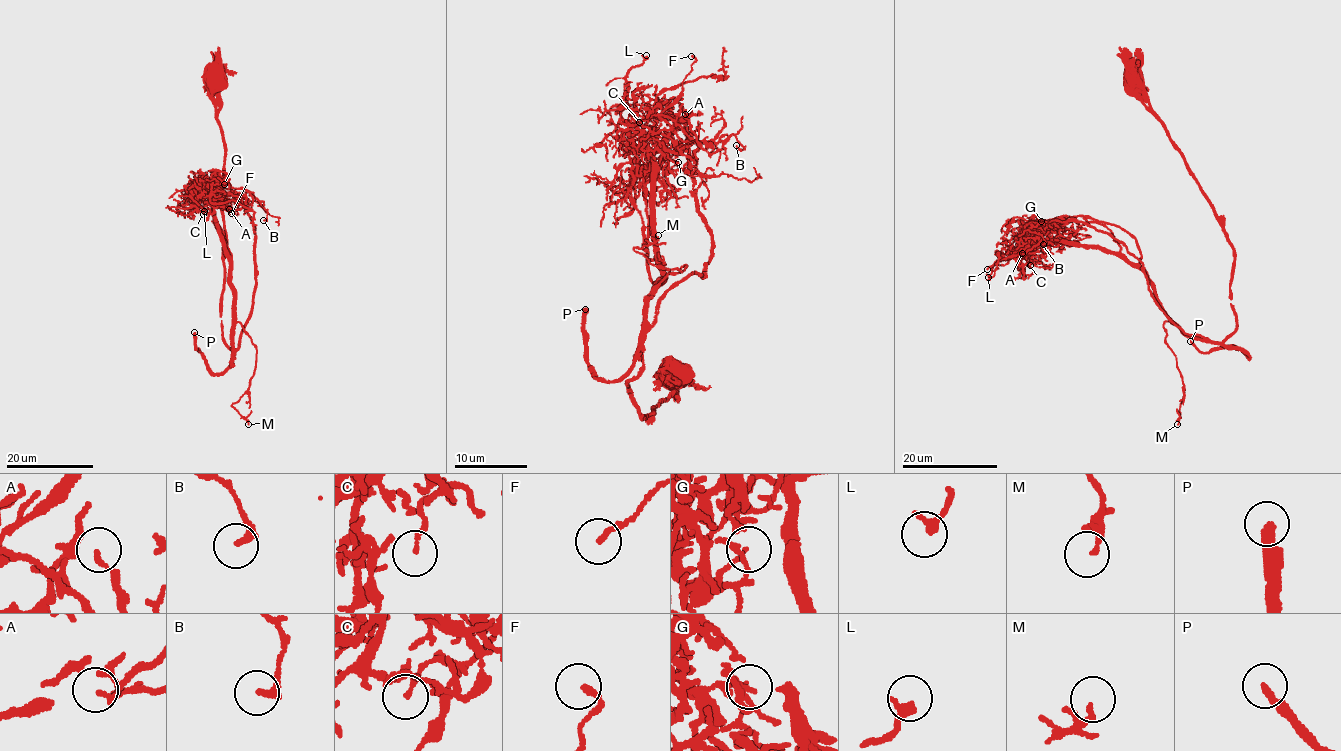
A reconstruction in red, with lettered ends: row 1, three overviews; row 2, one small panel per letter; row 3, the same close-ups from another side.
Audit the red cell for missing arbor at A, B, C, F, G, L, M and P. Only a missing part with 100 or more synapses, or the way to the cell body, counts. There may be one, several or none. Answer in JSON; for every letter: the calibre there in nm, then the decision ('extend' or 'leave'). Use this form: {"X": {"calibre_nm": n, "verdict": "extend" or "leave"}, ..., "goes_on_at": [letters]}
{"A": {"calibre_nm": 150, "verdict": "leave"}, "B": {"calibre_nm": 240, "verdict": "leave"}, "C": {"calibre_nm": 130, "verdict": "leave"}, "F": {"calibre_nm": 180, "verdict": "leave"}, "G": {"calibre_nm": 120, "verdict": "leave"}, "L": {"calibre_nm": 190, "verdict": "leave"}, "M": {"calibre_nm": 190, "verdict": "leave"}, "P": {"calibre_nm": 280, "verdict": "extend"}, "goes_on_at": ["P"]}

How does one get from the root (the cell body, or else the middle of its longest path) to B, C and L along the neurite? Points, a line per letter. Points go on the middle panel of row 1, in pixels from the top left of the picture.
B: (665, 370), (673, 391), (641, 418), (625, 382), (643, 331), (710, 258), (688, 147), (736, 145)
C: (665, 370), (673, 391), (641, 418), (625, 382), (661, 284), (655, 143), (673, 130), (639, 122)
L: (665, 370), (673, 391), (641, 418), (625, 382), (662, 269), (626, 77), (646, 55)

